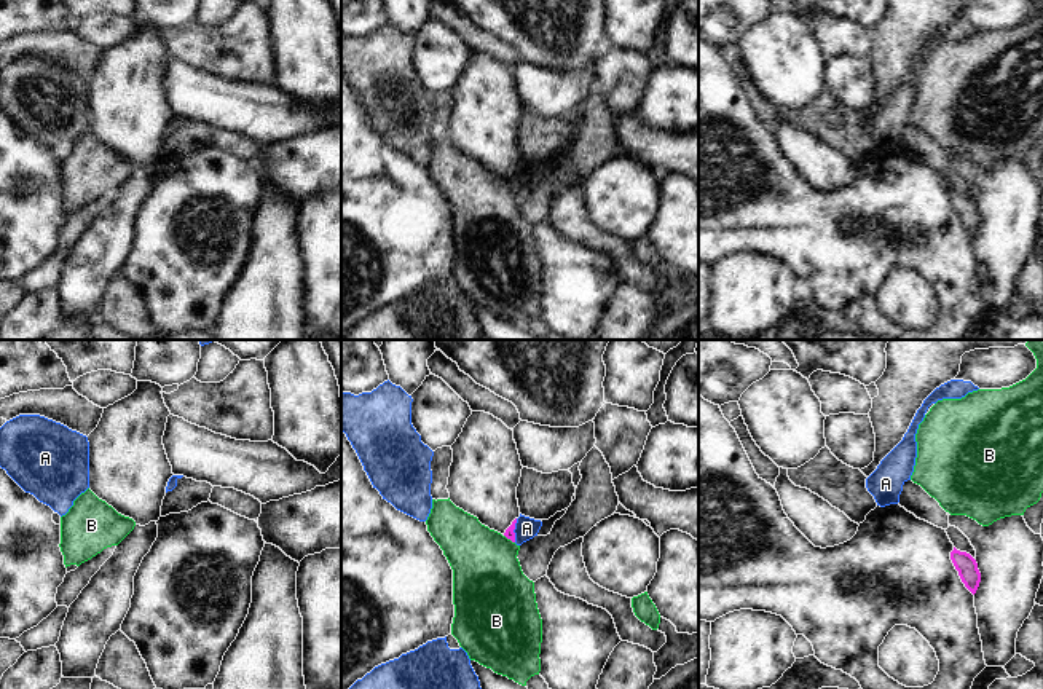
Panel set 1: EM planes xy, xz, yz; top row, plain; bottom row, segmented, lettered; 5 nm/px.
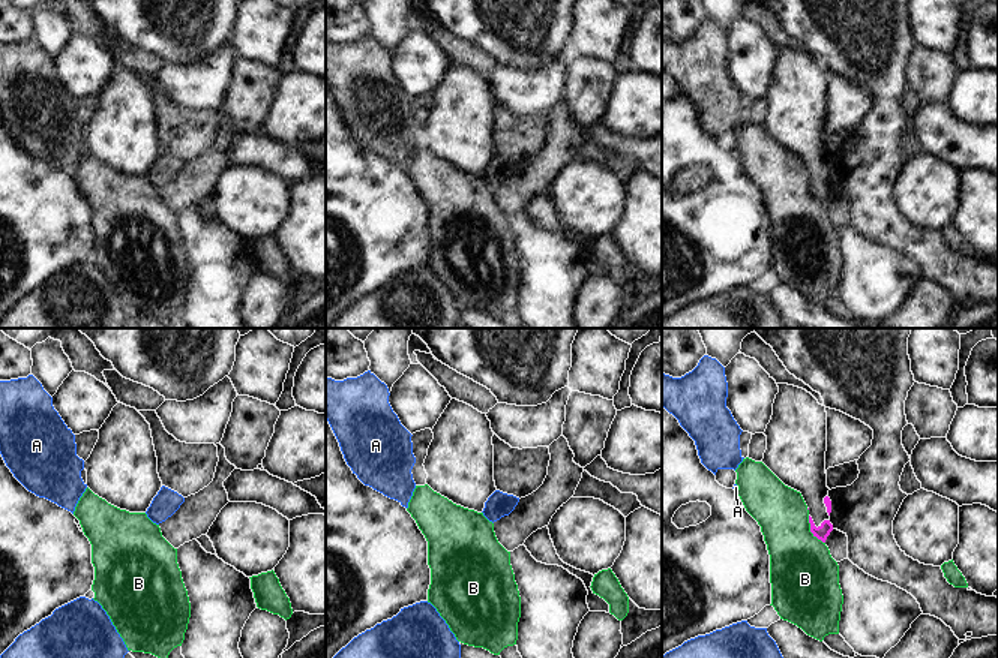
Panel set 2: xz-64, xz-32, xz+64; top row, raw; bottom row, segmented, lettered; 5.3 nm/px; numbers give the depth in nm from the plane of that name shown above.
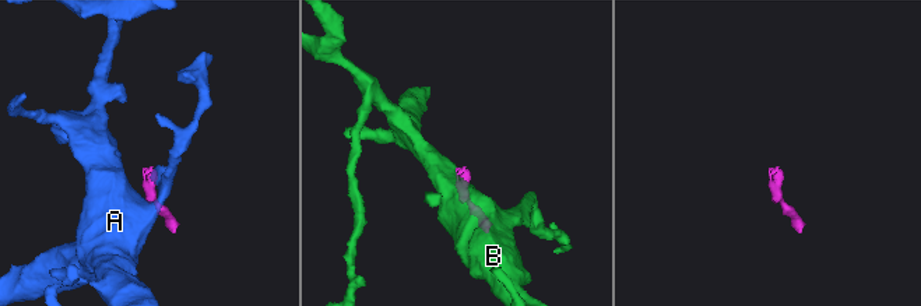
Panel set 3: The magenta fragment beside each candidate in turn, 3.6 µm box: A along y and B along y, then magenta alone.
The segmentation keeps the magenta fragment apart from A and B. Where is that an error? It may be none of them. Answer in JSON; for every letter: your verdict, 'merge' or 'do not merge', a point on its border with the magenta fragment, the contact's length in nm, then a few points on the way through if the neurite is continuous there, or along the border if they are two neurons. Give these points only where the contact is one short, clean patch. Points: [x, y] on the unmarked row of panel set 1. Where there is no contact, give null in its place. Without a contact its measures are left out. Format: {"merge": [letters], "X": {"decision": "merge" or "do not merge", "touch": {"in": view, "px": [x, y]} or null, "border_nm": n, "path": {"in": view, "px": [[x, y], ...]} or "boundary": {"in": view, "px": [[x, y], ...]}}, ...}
{"merge": [], "A": {"decision": "do not merge", "touch": {"in": "xz", "px": [514, 171]}, "border_nm": 120, "boundary": {"in": "xz", "px": [[517, 161], [514, 184]]}}, "B": {"decision": "do not merge", "touch": {"in": "xz", "px": [509, 181]}, "border_nm": 70, "boundary": {"in": "xz", "px": [[504, 177], [514, 185]]}}}

